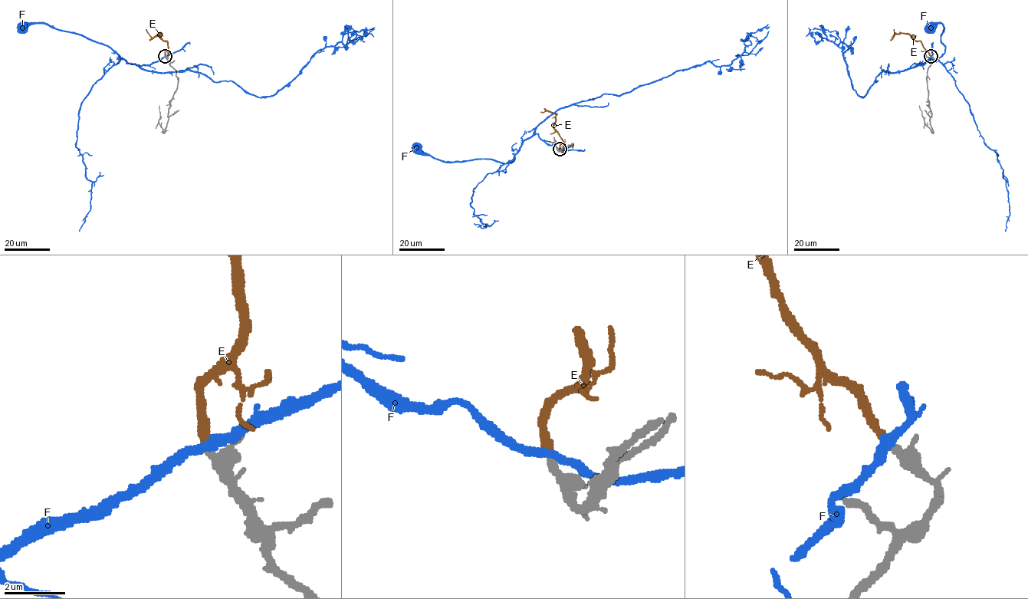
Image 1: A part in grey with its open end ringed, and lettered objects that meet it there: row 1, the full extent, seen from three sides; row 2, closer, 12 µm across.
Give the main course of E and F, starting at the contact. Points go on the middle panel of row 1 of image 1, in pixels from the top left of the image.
E: (559, 149), (563, 139), (553, 126), (555, 114), (546, 110), (541, 112)
F: (559, 149), (547, 144), (536, 133), (522, 143), (509, 162), (491, 159), (441, 161), (422, 154), (416, 148)

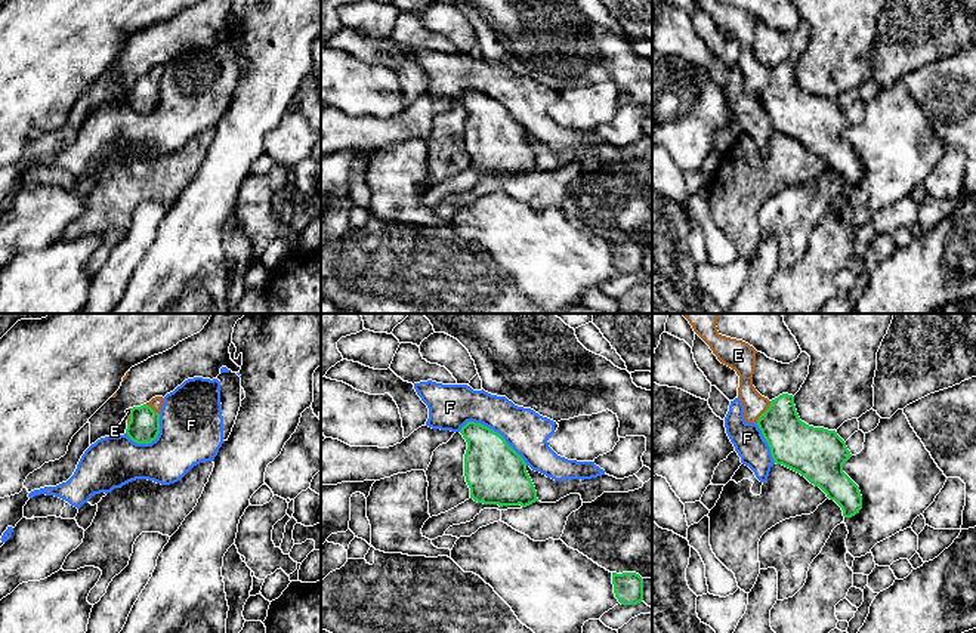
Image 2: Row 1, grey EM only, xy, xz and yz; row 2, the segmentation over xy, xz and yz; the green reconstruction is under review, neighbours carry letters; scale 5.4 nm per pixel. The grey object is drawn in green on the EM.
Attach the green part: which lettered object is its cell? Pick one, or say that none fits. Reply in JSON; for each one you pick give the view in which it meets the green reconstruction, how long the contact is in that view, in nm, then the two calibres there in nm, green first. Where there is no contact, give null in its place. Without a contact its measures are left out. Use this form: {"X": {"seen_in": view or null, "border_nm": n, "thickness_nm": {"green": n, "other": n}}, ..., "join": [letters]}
{"E": {"seen_in": "yz", "border_nm": 150, "thickness_nm": {"green": 260, "other": 120}}, "join": ["E"]}

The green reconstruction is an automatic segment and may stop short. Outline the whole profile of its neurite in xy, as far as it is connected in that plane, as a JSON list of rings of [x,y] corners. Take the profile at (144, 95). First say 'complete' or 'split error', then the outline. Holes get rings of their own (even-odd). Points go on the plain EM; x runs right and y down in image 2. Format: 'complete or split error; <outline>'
split error; [[[155,65],[149,71],[126,78],[127,105],[136,112],[151,112],[160,102],[160,80],[164,72],[163,65]]]

